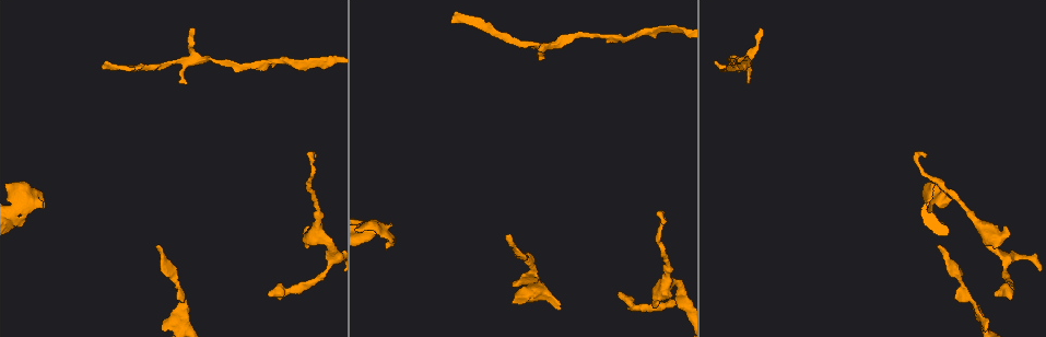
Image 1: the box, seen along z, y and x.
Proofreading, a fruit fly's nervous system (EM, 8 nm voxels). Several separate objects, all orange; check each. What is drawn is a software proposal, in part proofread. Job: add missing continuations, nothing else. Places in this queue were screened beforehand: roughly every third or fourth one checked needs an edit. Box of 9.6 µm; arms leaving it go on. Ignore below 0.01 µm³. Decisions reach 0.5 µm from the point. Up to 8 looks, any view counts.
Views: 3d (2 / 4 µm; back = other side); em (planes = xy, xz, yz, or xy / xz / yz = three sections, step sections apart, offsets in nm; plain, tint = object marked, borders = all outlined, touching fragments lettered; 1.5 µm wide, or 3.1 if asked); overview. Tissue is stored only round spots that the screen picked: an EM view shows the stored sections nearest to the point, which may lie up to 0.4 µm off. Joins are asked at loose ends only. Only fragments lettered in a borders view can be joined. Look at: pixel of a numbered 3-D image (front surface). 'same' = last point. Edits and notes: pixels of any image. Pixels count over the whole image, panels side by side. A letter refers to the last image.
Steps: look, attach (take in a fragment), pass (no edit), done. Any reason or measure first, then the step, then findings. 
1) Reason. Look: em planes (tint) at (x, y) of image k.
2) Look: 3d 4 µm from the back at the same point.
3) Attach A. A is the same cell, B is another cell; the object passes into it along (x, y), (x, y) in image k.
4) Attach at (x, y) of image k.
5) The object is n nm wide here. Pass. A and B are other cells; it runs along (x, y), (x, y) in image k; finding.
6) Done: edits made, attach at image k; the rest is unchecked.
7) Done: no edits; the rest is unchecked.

An open end. Look: 3d 2 µm from the back at (508, 235) of image 1.

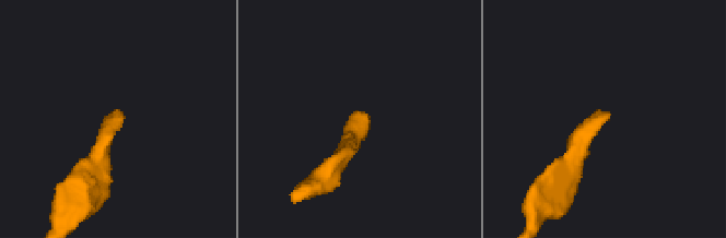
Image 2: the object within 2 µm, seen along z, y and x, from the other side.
Shape alone is not enough. Look: em planes (borders) at (609, 111) of image 2.

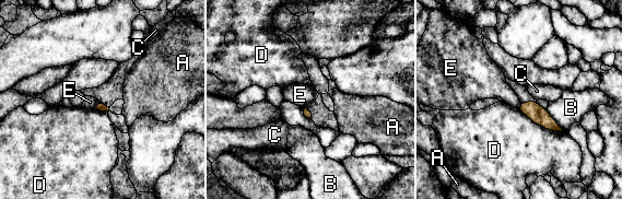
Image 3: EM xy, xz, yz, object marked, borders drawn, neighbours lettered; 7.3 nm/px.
The longest contact is with D, 360 nm. Pass. A, B, C, D and E are other cells; no lettered fragment goes on from it.

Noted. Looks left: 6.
Free end. Look: em planes (borders) at (986, 326) of image 1.

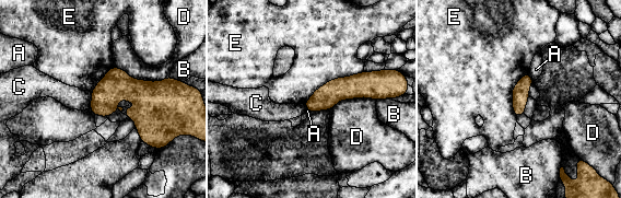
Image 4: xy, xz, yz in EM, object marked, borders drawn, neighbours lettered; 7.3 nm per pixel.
Pass. A, B, C, D and E are other cells; it runs along (373, 84), (338, 89), (308, 105) in image 4; none of them fits.

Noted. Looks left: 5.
End of a long branch. Look: 3d 2 µm at (926, 156) of image 1.

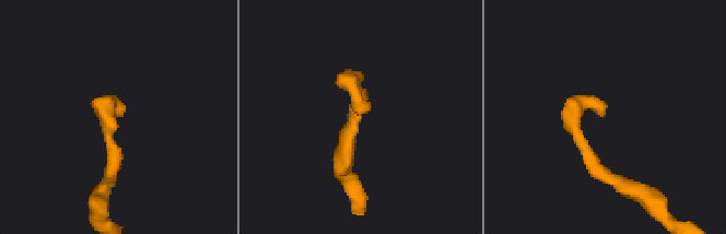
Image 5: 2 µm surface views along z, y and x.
Look: em planes (borders) at (364, 107) of image 5.

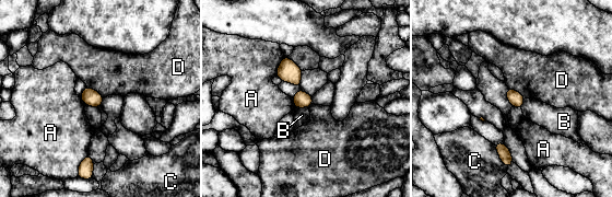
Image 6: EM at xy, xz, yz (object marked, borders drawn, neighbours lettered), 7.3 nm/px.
Pass. A, B, C and D are other cells; no lettered fragment goes on from it.

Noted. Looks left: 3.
Done: no edits; the rest is unchecked.

